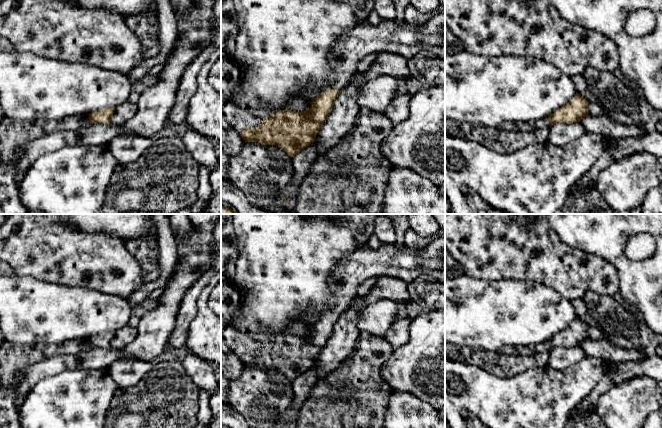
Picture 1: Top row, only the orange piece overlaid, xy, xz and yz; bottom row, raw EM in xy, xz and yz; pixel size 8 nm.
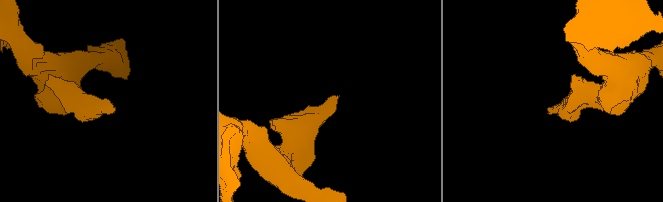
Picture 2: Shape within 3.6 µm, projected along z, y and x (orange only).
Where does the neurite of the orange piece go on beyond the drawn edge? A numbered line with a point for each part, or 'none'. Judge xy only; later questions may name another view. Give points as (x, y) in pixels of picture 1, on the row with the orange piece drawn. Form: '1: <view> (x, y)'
none

